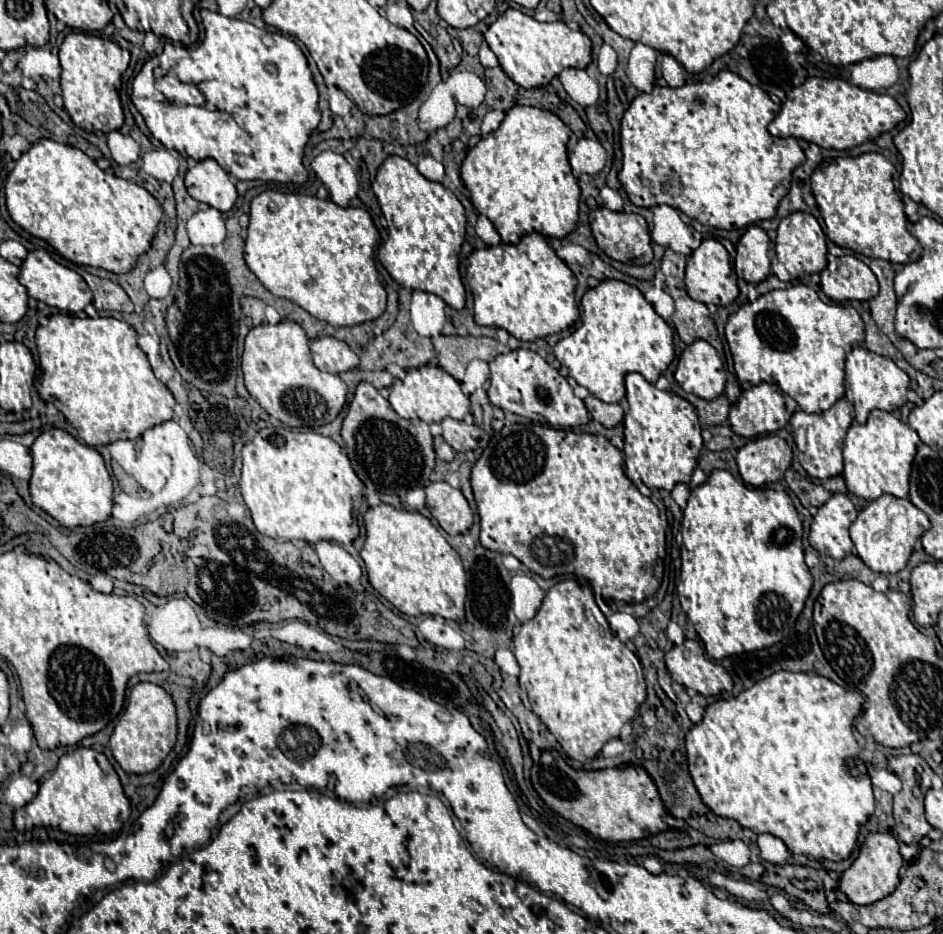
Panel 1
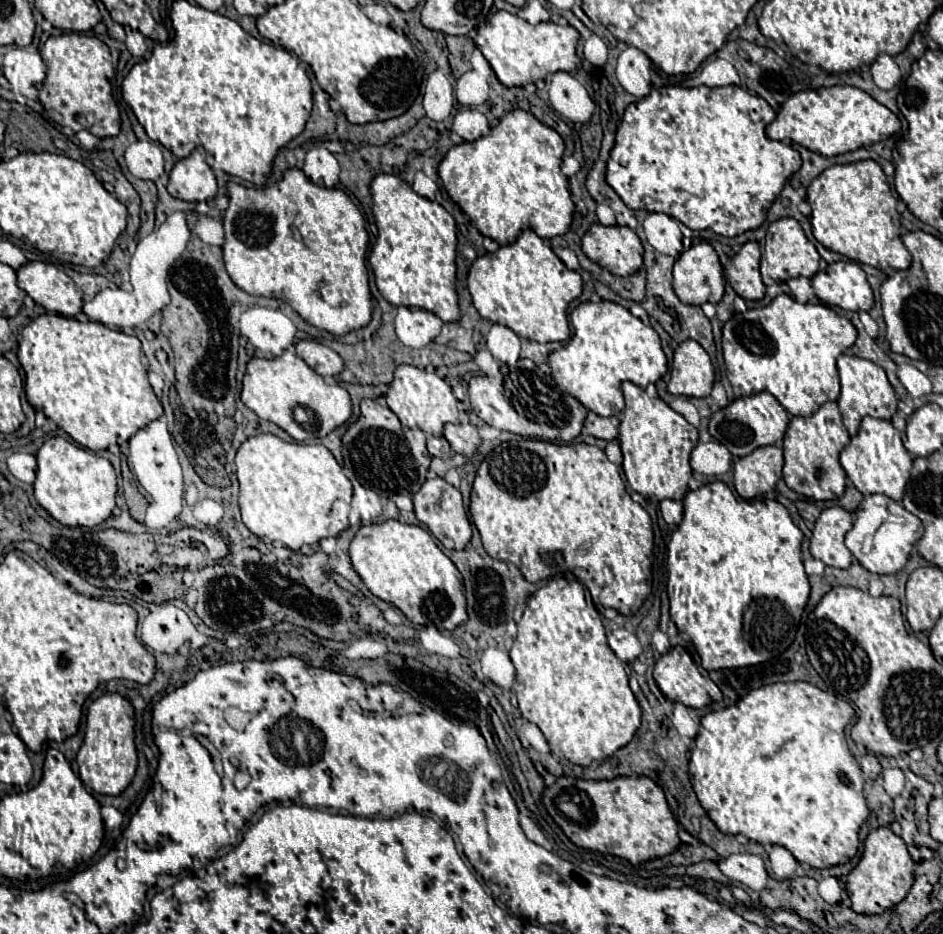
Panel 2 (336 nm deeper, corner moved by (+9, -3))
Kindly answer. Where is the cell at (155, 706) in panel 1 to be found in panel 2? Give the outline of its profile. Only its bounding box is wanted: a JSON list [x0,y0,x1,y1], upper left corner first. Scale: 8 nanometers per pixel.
[77,693,137,795]

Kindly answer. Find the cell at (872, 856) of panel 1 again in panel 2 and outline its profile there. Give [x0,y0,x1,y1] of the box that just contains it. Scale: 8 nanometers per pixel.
[845,827,913,913]

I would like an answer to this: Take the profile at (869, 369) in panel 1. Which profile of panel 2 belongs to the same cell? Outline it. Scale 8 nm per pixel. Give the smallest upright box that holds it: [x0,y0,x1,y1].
[837,355,897,437]

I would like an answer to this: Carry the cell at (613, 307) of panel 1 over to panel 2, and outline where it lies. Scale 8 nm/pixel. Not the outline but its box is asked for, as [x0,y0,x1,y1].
[549,301,667,417]

